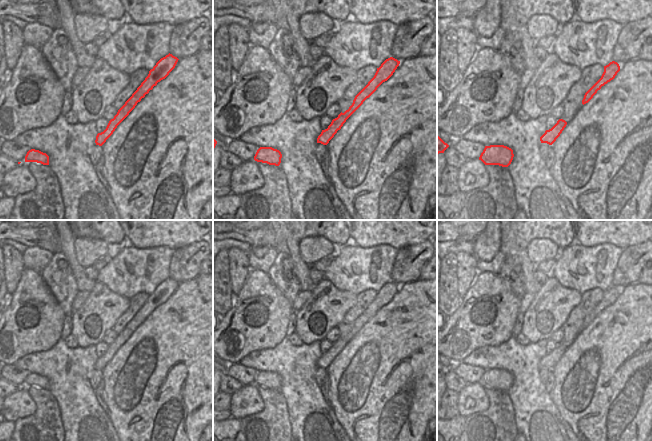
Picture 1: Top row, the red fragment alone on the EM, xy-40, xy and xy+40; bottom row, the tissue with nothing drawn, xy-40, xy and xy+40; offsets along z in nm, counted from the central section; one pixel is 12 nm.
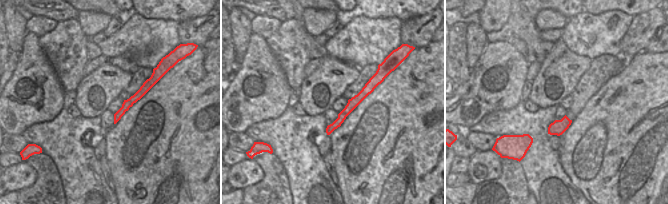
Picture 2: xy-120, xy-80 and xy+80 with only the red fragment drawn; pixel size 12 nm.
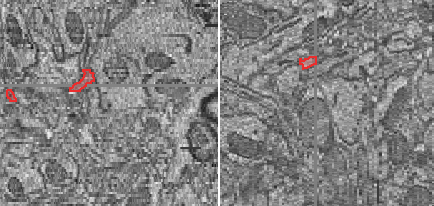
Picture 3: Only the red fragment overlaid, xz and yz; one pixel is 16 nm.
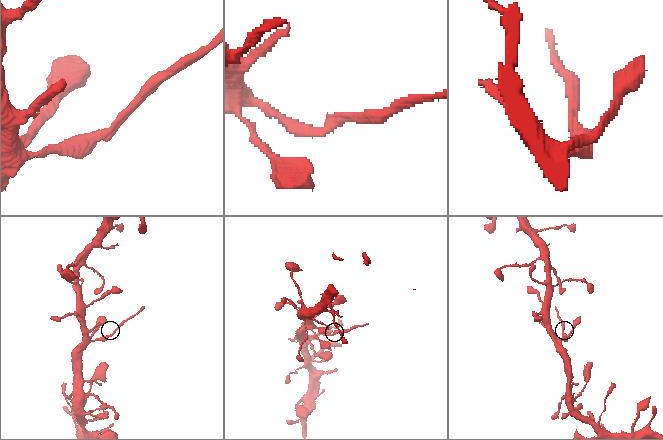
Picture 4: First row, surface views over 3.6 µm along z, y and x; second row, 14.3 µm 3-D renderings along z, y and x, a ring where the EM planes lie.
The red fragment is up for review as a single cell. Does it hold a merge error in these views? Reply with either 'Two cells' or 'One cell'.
Two cells

